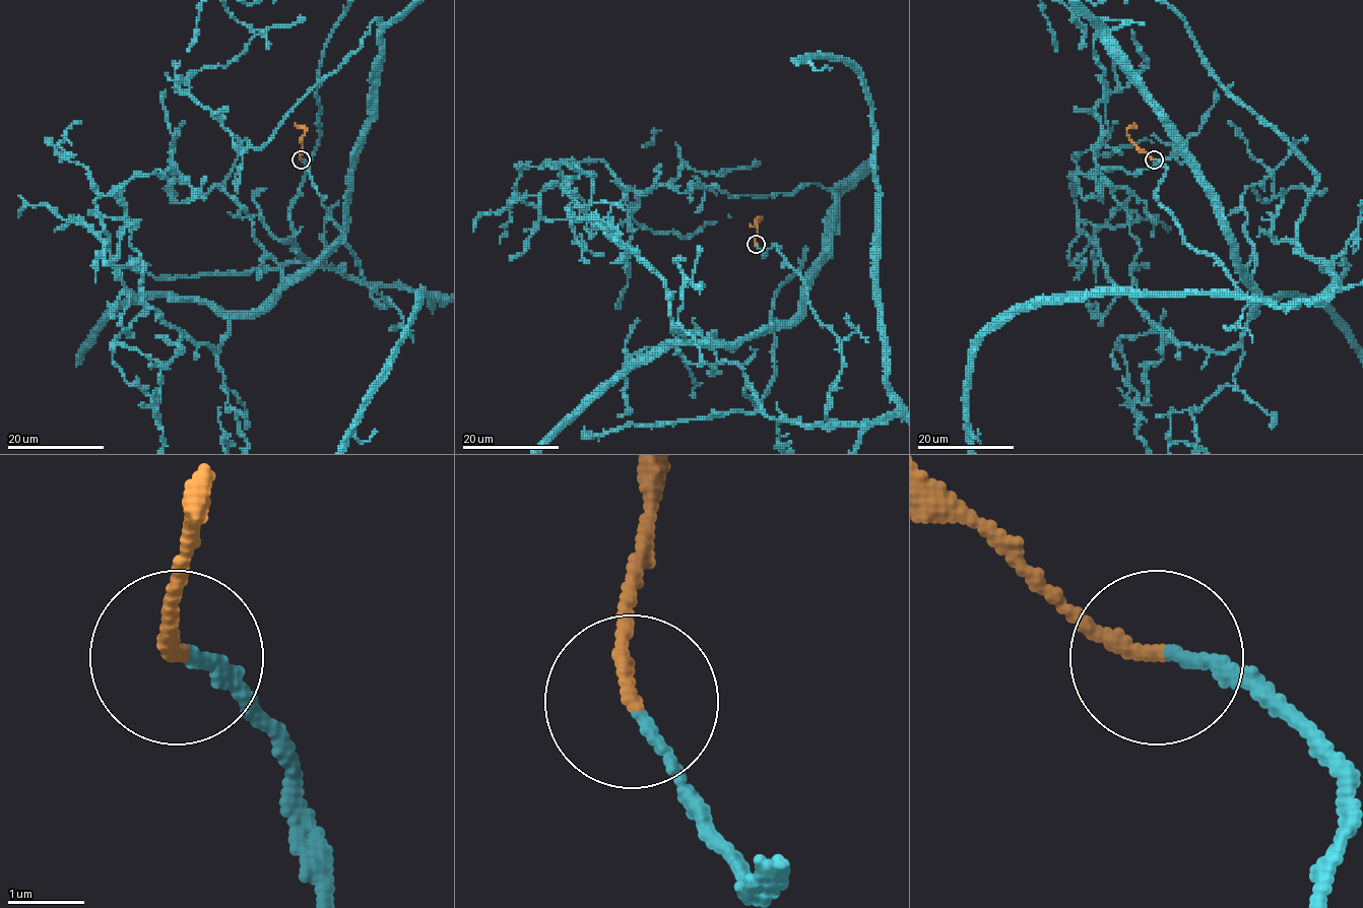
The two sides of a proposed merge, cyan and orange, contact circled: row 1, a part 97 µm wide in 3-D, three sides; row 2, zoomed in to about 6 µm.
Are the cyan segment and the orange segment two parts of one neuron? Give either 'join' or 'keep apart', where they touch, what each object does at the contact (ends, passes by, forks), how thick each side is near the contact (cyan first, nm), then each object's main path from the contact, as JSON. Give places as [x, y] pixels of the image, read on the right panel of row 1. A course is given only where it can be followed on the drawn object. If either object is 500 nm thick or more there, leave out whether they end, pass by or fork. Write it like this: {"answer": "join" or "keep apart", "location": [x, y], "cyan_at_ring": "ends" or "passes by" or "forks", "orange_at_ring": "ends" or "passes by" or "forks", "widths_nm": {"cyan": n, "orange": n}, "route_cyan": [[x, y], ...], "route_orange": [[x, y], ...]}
{"answer": "join", "location": [1154, 159], "cyan_at_ring": "ends", "orange_at_ring": "ends", "widths_nm": {"cyan": 140, "orange": 160}, "route_cyan": [[1156, 159], [1182, 239], [1247, 297], [1334, 289], [1014, 306], [973, 357]], "route_orange": [[1154, 159], [1131, 139], [1127, 130], [1136, 126], [1134, 123]]}

